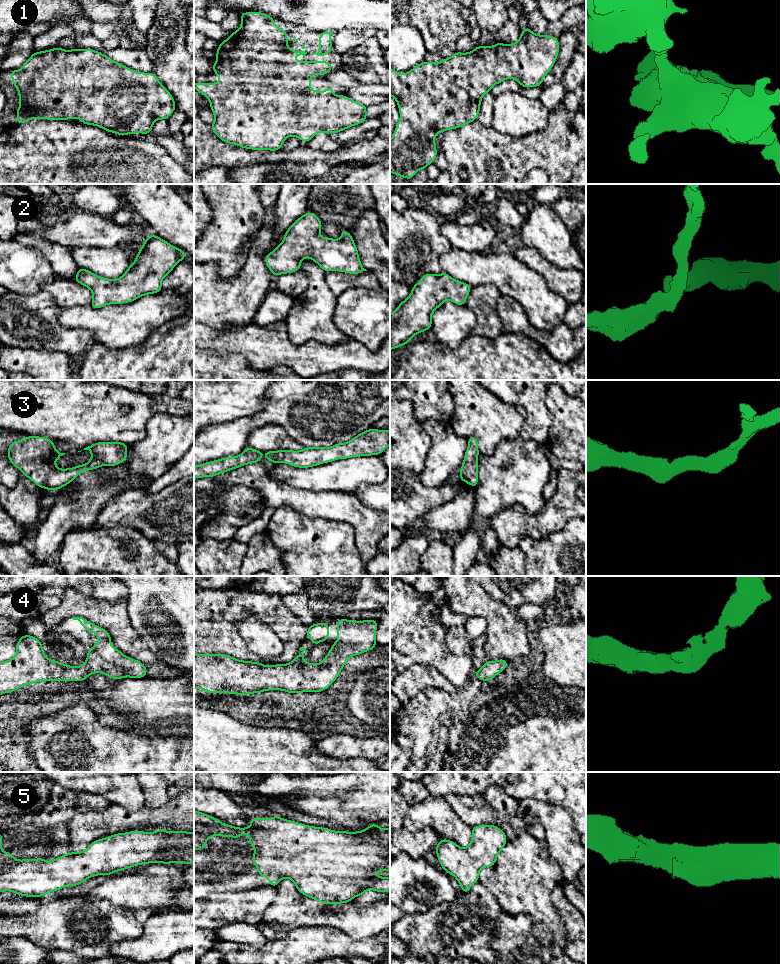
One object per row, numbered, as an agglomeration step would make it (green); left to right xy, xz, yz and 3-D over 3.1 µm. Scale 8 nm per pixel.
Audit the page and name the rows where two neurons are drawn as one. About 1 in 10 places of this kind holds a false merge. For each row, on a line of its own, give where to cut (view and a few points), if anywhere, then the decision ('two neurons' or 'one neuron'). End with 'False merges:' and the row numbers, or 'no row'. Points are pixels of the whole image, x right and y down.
1: cut none; one neuron
2: cut none; one neuron
3: cut none; one neuron
4: cut none; one neuron
5: cut none; one neuron
False merges: no row

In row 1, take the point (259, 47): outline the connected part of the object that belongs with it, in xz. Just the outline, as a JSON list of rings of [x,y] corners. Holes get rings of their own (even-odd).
[[[244,12],[240,15],[240,28],[220,43],[216,50],[213,73],[219,75],[218,83],[194,83],[194,88],[210,102],[215,121],[210,124],[218,138],[228,144],[252,150],[276,151],[282,149],[283,142],[290,136],[309,142],[320,132],[339,133],[342,130],[363,123],[367,119],[367,106],[355,102],[345,95],[334,95],[333,86],[323,92],[311,90],[313,75],[326,75],[333,70],[329,61],[295,61],[296,56],[306,51],[293,51],[287,46],[287,31],[274,24],[275,18],[262,12]]]

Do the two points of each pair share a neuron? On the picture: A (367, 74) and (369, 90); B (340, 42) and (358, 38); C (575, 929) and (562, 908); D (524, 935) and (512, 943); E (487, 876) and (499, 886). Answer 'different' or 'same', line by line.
A: different
B: same
C: same
D: same
E: same

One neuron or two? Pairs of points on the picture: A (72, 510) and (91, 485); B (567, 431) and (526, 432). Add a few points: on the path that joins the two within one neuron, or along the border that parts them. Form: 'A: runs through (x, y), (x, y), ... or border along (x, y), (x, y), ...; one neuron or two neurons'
A: runs through (78, 504), (90, 491); one neuron
B: border along (548, 408), (552, 414), (552, 424), (545, 443); two neurons

